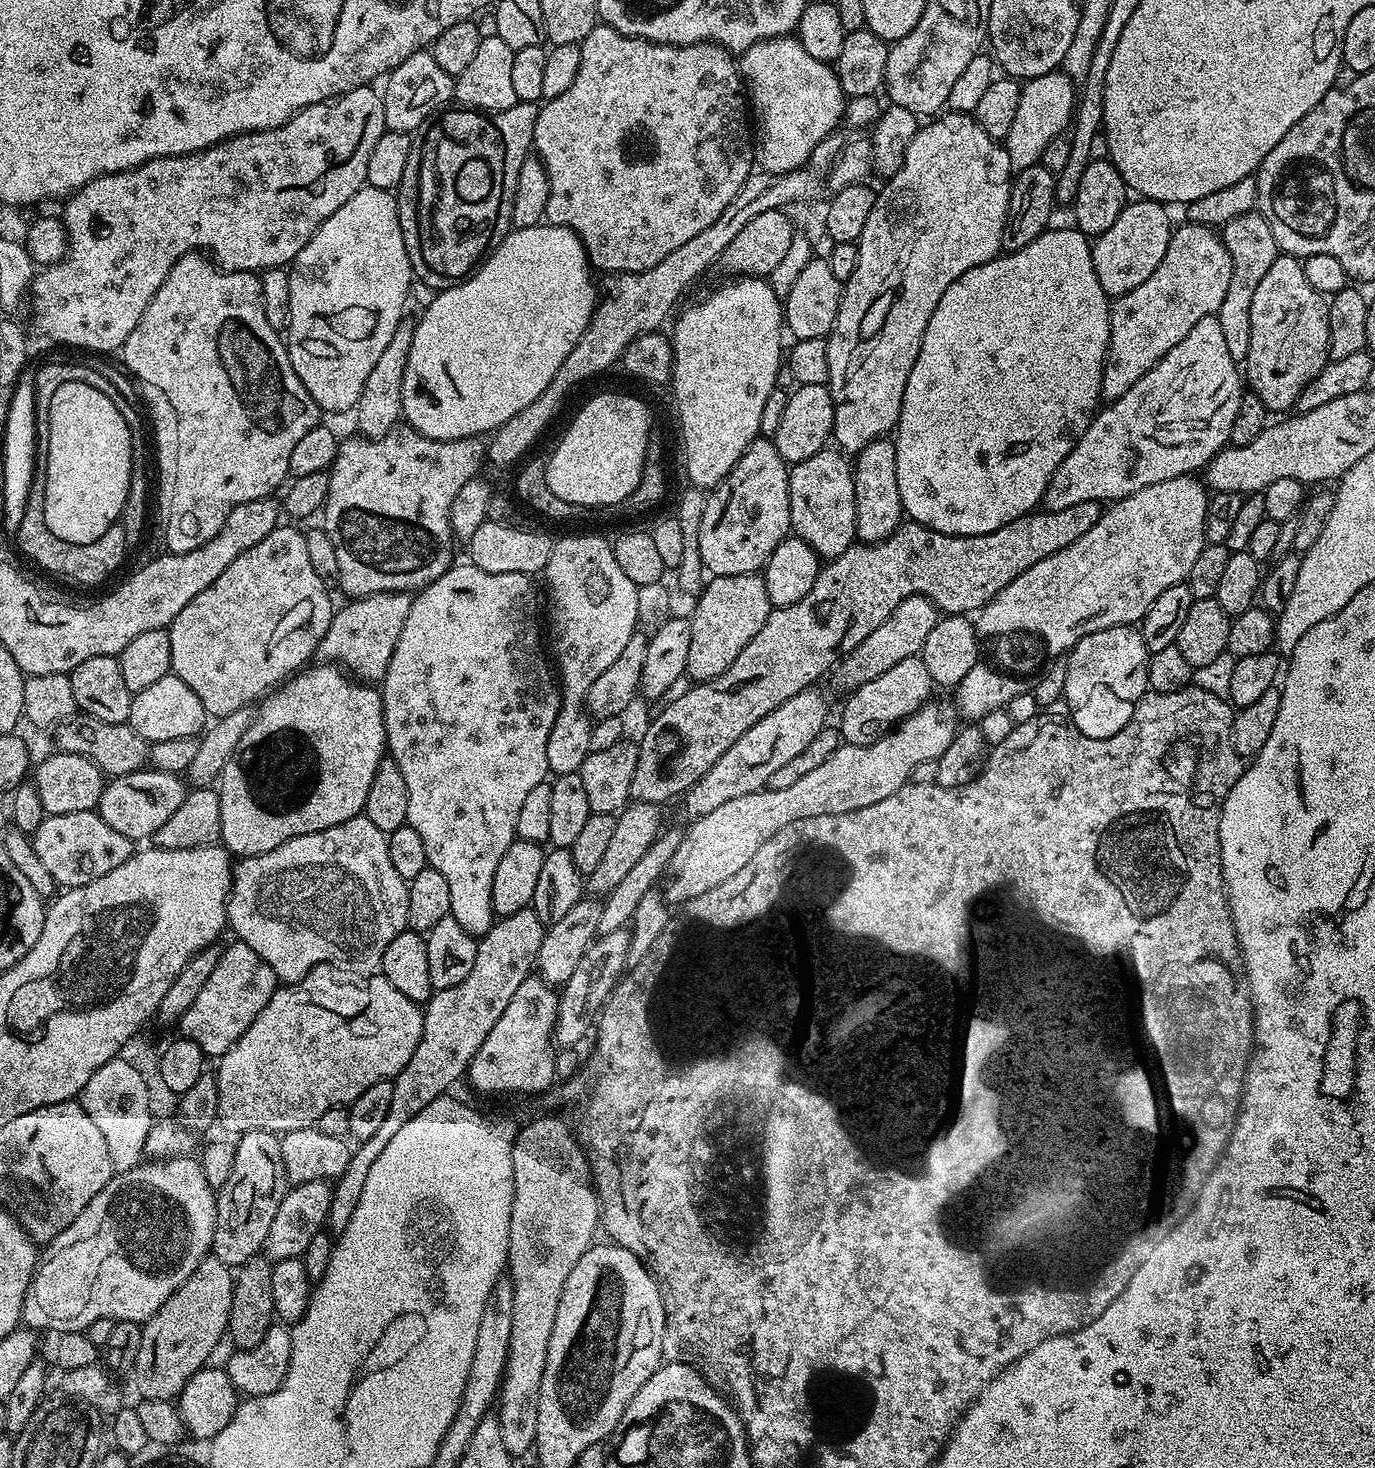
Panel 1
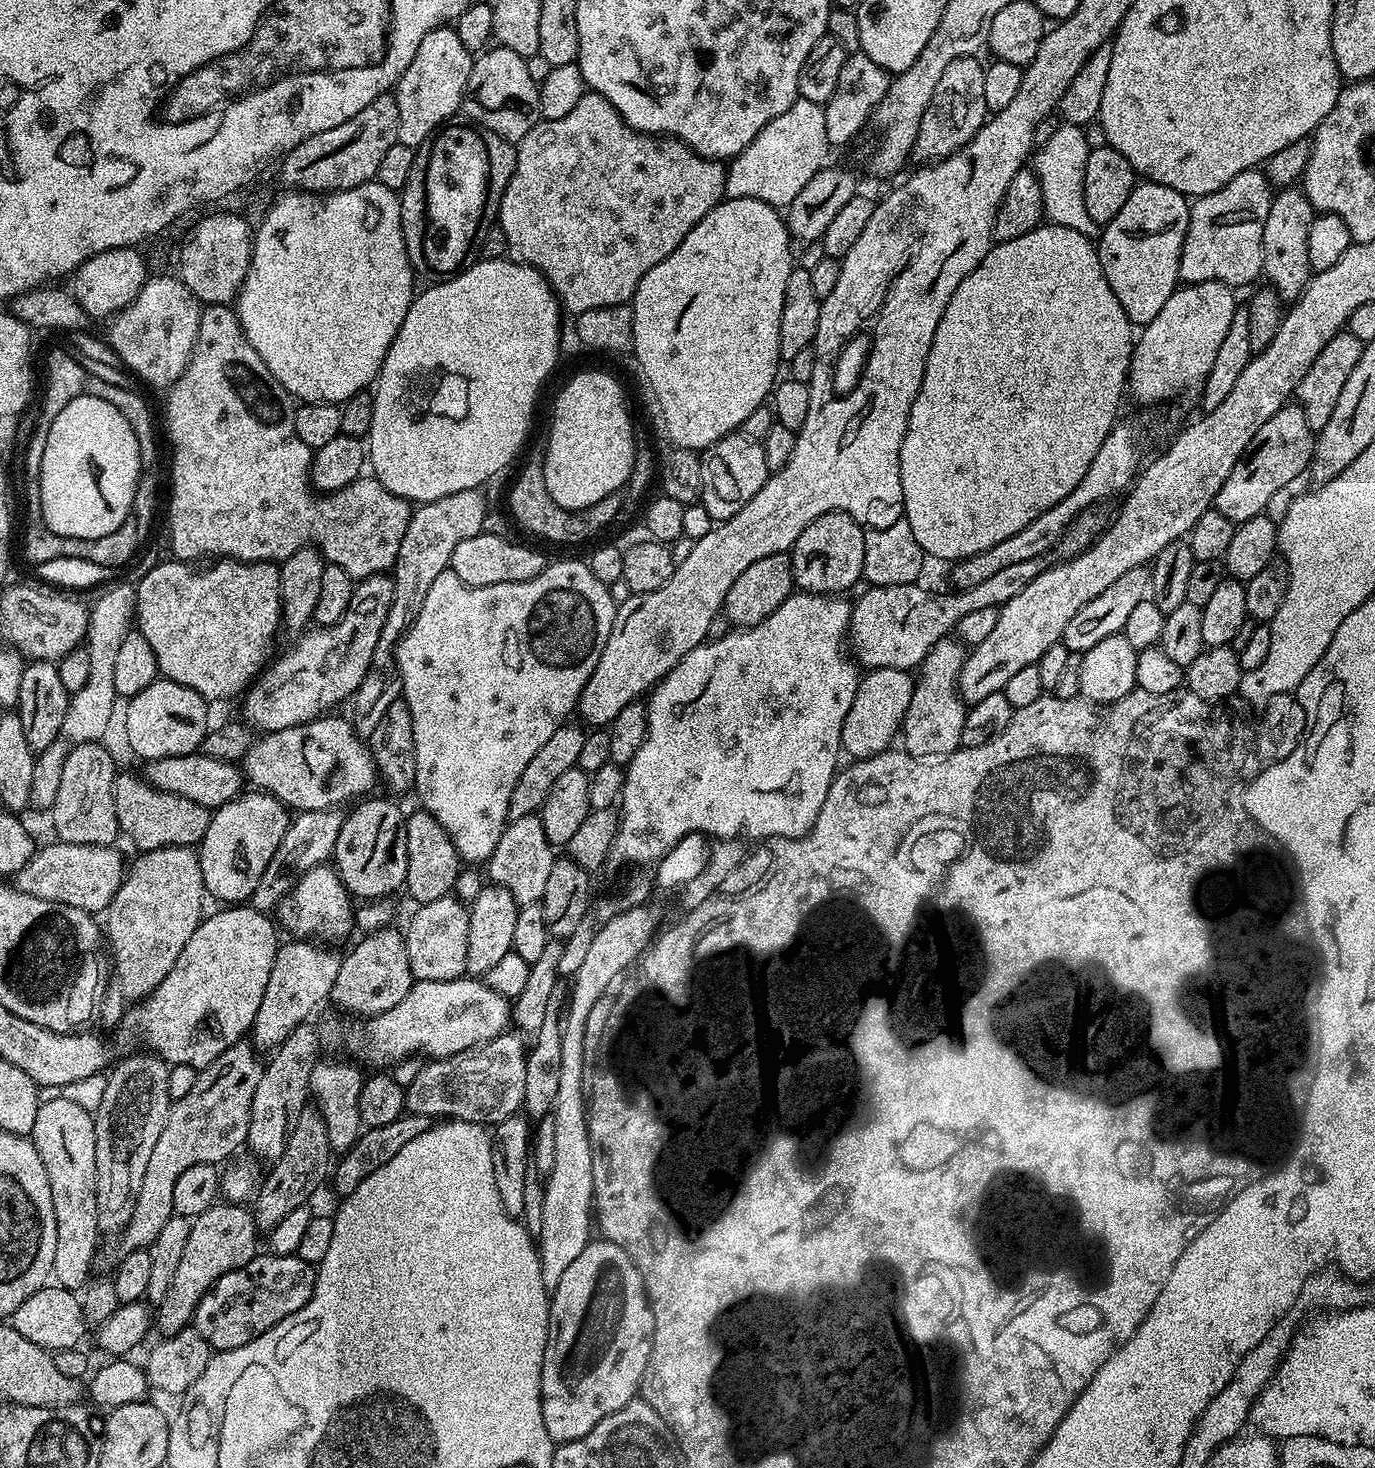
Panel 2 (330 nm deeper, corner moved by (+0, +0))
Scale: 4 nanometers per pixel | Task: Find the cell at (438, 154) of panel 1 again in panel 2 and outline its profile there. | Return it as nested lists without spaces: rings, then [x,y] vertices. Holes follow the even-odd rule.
[[[453,118],[440,125],[419,148],[416,149],[414,170],[399,193],[400,221],[408,257],[417,273],[433,278],[451,278],[464,271],[477,259],[486,230],[497,223],[500,199],[514,174],[516,150],[509,141],[494,130],[467,118]]]

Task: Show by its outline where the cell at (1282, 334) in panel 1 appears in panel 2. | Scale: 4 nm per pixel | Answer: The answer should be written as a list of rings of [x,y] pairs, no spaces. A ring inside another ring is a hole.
[[[1300,186],[1279,189],[1270,202],[1266,226],[1262,226],[1262,276],[1276,289],[1281,301],[1295,302],[1304,293],[1304,287],[1314,275],[1310,266],[1309,239],[1310,226],[1317,215]]]

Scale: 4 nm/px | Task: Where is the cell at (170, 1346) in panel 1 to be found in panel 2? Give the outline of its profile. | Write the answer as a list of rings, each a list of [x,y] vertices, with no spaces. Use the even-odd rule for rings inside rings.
[[[217,1202],[200,1216],[195,1217],[189,1226],[189,1237],[186,1246],[183,1247],[183,1255],[179,1261],[178,1270],[175,1271],[174,1278],[171,1279],[170,1288],[160,1303],[155,1305],[155,1327],[157,1324],[164,1336],[172,1336],[189,1327],[198,1302],[202,1302],[202,1294],[206,1294],[206,1290],[210,1290],[210,1286],[214,1286],[214,1282],[218,1278],[222,1278],[222,1274],[246,1266],[246,1262],[250,1262],[257,1256],[256,1236],[258,1236],[258,1229],[253,1213],[247,1207],[236,1202]]]

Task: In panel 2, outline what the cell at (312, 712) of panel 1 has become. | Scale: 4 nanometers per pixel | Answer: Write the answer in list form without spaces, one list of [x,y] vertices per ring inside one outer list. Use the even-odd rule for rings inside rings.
[[[244,790],[221,808],[215,809],[210,818],[210,826],[206,826],[206,834],[198,845],[198,855],[202,866],[204,890],[209,897],[224,900],[225,905],[236,906],[247,901],[258,886],[258,878],[262,878],[262,870],[270,866],[270,858],[274,858],[274,850],[282,842],[290,823],[289,809],[278,798],[274,798],[263,790]]]

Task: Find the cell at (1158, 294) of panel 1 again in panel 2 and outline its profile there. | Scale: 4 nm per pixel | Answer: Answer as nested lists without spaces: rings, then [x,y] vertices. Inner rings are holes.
[[[1251,168],[1226,182],[1218,190],[1197,196],[1190,204],[1190,222],[1182,246],[1180,278],[1184,284],[1217,280],[1229,286],[1260,280],[1262,266],[1262,226],[1270,214],[1274,189],[1263,171]]]

